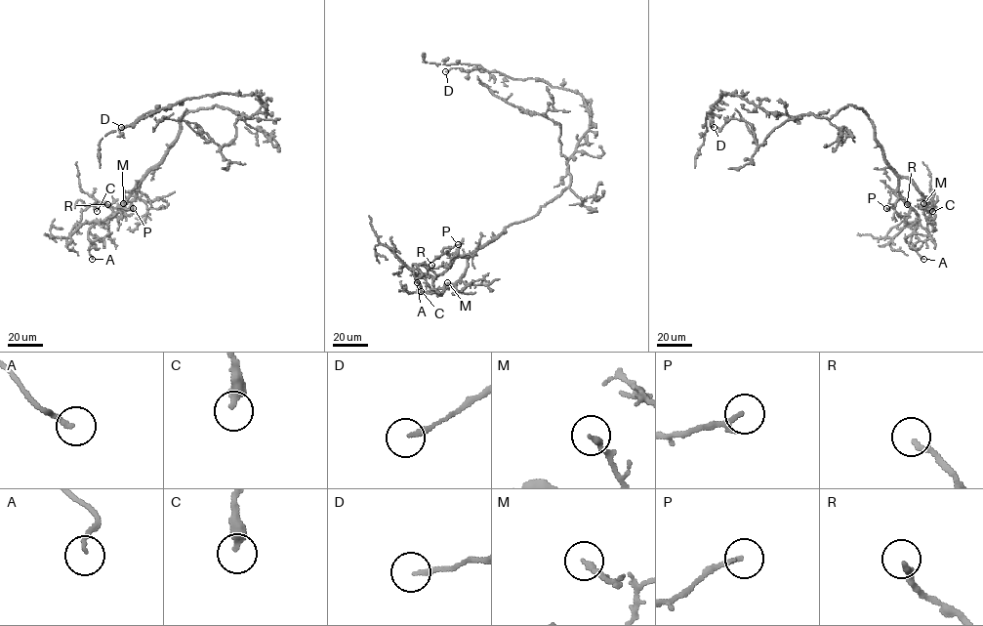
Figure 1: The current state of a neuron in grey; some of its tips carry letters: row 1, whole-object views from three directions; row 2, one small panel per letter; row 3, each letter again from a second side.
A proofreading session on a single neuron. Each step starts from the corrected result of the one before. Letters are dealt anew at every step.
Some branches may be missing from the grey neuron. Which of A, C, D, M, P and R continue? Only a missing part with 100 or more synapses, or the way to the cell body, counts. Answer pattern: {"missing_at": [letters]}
{"missing_at": []}

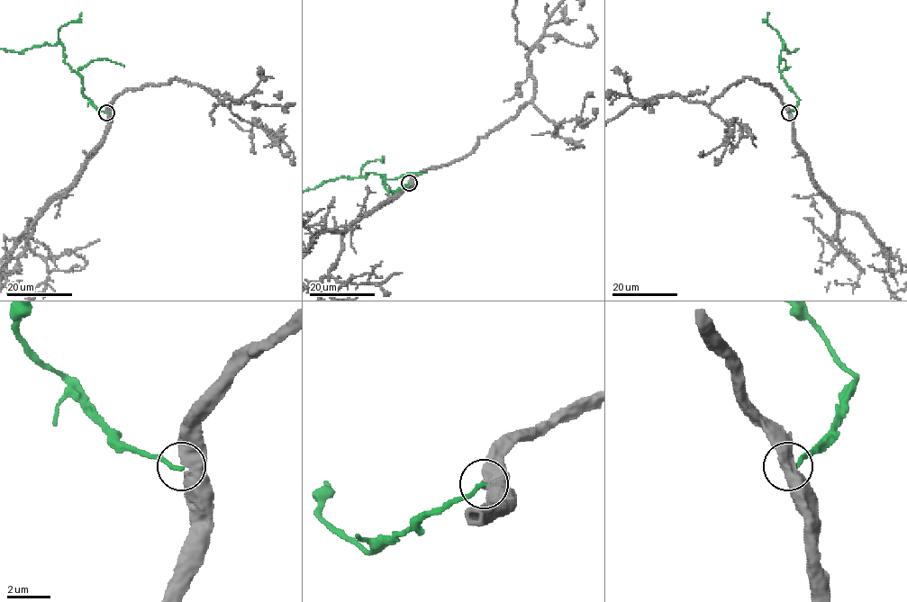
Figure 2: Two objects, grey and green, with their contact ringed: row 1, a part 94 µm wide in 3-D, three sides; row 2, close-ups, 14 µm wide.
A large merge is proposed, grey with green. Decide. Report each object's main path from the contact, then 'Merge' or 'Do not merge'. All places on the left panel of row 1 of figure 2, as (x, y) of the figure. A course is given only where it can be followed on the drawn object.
Course of green: (107, 113), (82, 93), (82, 79), (65, 62), (59, 42), (20, 52). Do not merge

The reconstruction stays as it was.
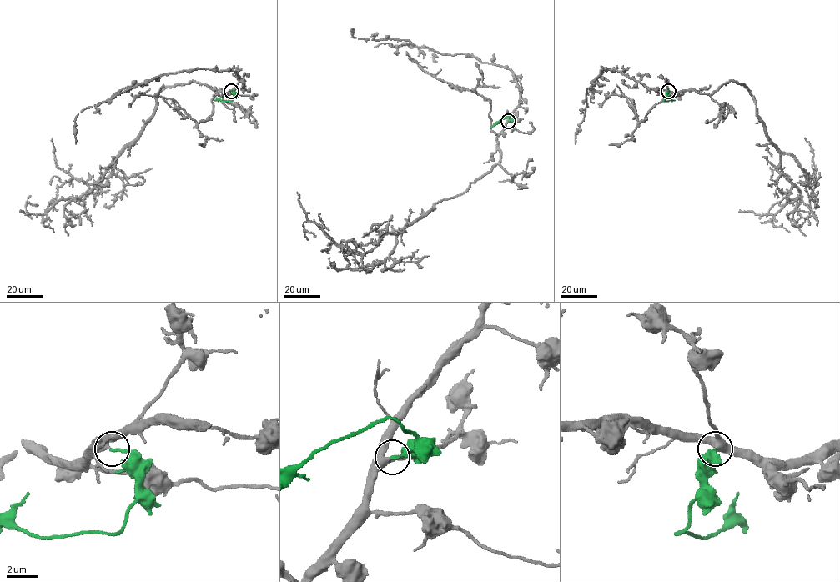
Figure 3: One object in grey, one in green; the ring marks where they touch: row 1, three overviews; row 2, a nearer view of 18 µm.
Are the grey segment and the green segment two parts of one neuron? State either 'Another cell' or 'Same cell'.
Same cell

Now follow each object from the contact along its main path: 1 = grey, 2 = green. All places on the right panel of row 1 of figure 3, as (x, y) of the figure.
1: (667, 91), (711, 95), (733, 80), (751, 96), (780, 154), (781, 172), (800, 196), (775, 214), (739, 212)
2: (667, 91), (663, 101), (674, 100)

